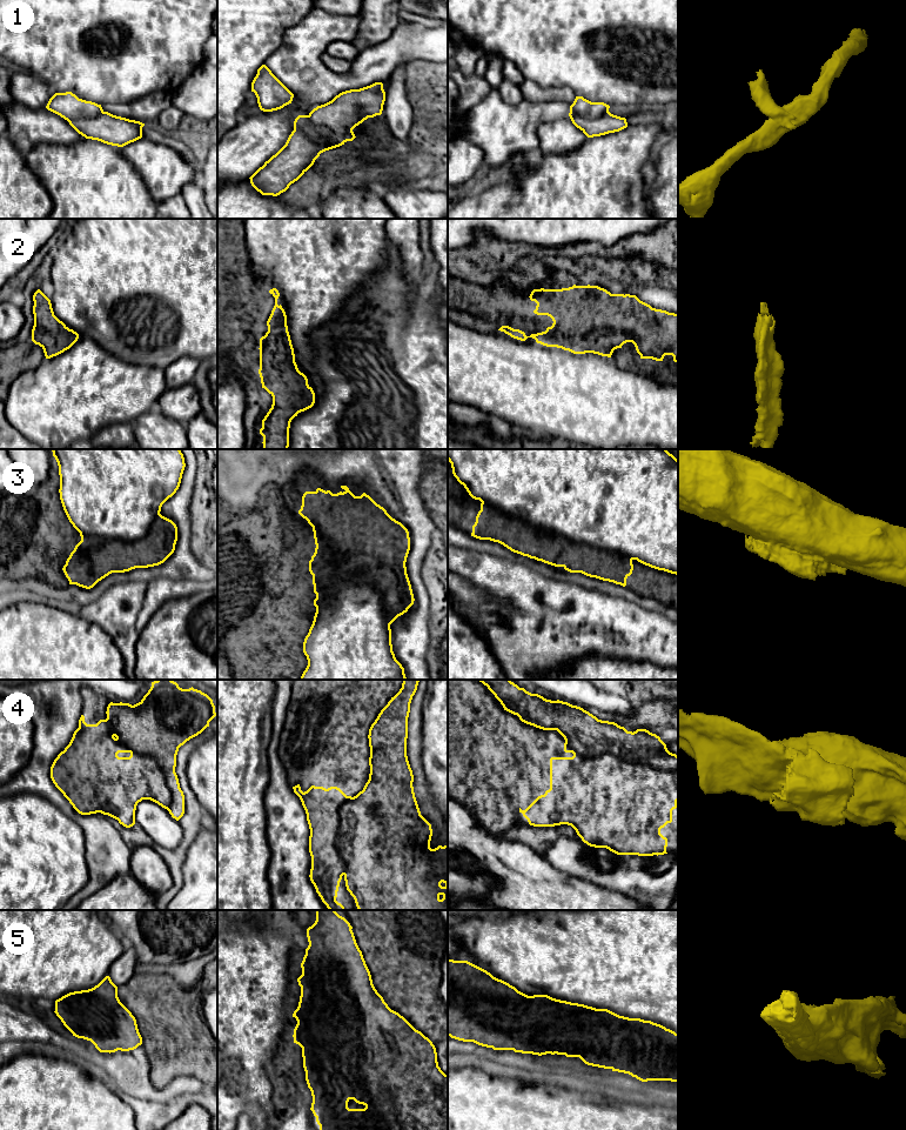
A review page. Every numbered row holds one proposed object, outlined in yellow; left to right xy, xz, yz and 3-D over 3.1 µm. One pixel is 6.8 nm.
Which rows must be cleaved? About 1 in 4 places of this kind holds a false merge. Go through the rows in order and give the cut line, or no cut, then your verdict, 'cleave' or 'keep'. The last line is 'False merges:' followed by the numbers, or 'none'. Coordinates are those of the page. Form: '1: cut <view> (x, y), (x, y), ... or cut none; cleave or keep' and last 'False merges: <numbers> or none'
1: cut xz (294, 128), (308, 132), (317, 139), (324, 139), (330, 133); cleave
2: cut none; keep
3: cut yz (482, 501), (572, 541), (615, 550), (632, 559); cleave
4: cut yz (565, 741), (585, 756), (613, 754), (636, 763), (677, 770); cleave
5: cut none; keep
False merges: 1, 3, 4

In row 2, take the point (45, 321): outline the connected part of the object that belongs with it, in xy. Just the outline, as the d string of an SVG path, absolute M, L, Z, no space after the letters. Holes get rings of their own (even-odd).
M40 289L34 293L33 301L32 341L43 349L46 359L69 349L78 341L79 334L54 315L51 300Z

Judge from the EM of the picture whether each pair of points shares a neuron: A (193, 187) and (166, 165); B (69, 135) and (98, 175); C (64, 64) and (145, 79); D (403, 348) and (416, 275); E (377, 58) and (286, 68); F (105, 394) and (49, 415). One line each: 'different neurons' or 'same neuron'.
A: different neurons
B: different neurons
C: same neuron
D: different neurons
E: same neuron
F: same neuron

